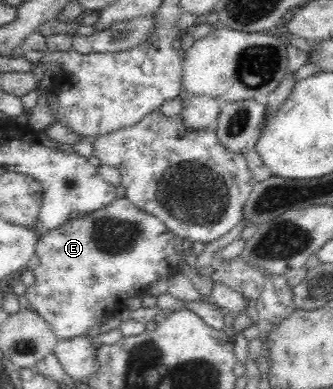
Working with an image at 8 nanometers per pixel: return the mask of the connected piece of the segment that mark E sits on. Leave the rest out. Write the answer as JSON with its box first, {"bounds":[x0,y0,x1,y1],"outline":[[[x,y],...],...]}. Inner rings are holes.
{"bounds":[25,197,183,339],"outline":[[[126,197],[117,198],[82,218],[69,219],[64,225],[38,238],[32,268],[35,281],[26,288],[25,296],[32,310],[49,323],[58,339],[83,336],[94,326],[106,328],[108,321],[127,309],[129,298],[147,293],[152,282],[168,278],[178,271],[177,263],[183,256],[183,241],[157,217],[137,208]]]}

